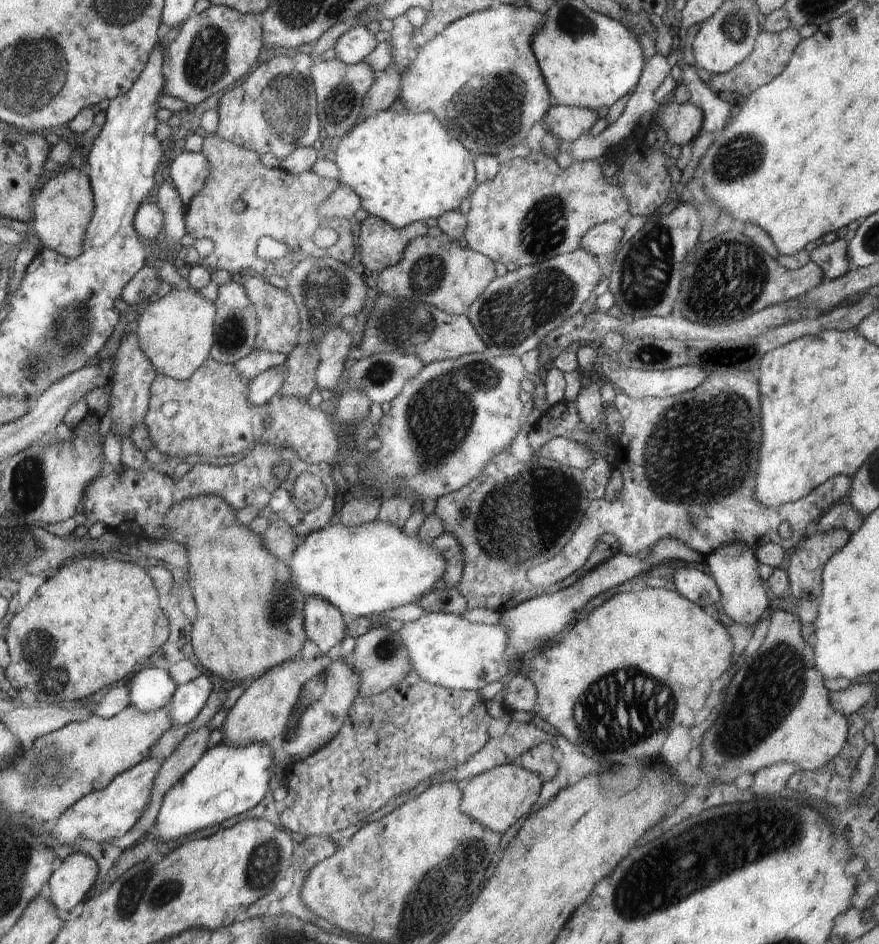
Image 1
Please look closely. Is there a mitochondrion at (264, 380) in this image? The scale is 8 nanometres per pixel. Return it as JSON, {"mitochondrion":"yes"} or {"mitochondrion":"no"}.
{"mitochondrion":"no"}

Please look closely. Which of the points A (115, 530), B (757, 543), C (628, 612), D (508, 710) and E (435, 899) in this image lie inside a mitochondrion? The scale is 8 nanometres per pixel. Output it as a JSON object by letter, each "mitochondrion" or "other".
{"A":"other","B":"other","C":"other","D":"other","E":"mitochondrion"}

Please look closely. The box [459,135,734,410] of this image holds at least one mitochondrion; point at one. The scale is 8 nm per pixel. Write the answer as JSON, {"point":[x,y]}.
{"point":[507,317]}

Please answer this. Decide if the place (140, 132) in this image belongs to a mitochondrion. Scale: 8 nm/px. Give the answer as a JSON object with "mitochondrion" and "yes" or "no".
{"mitochondrion":"no"}

